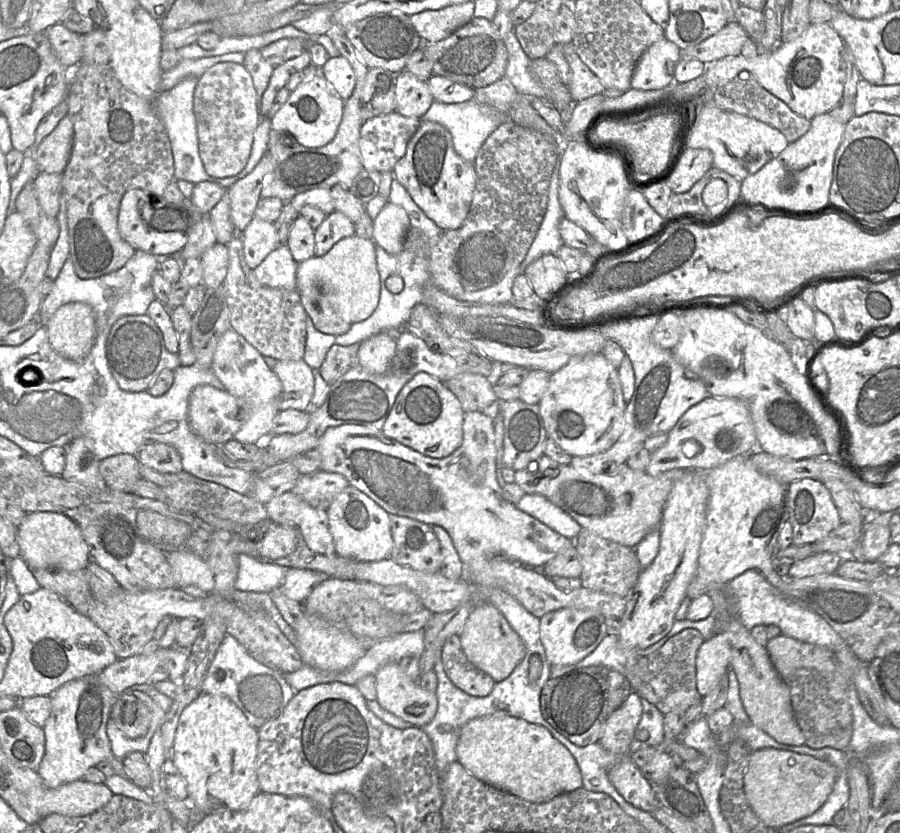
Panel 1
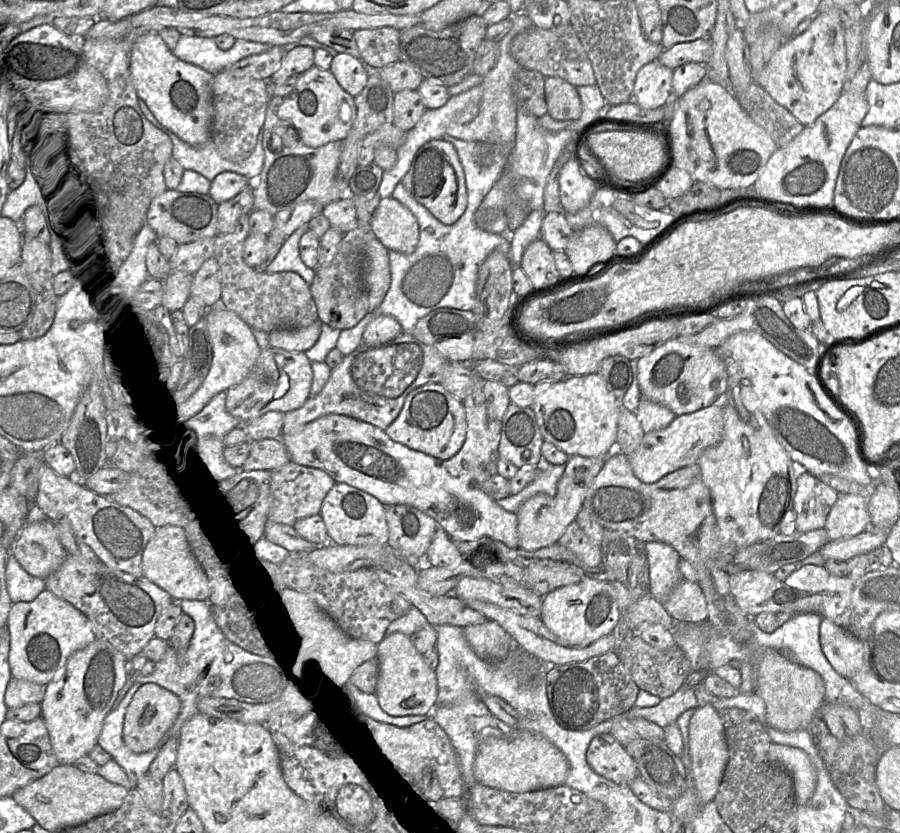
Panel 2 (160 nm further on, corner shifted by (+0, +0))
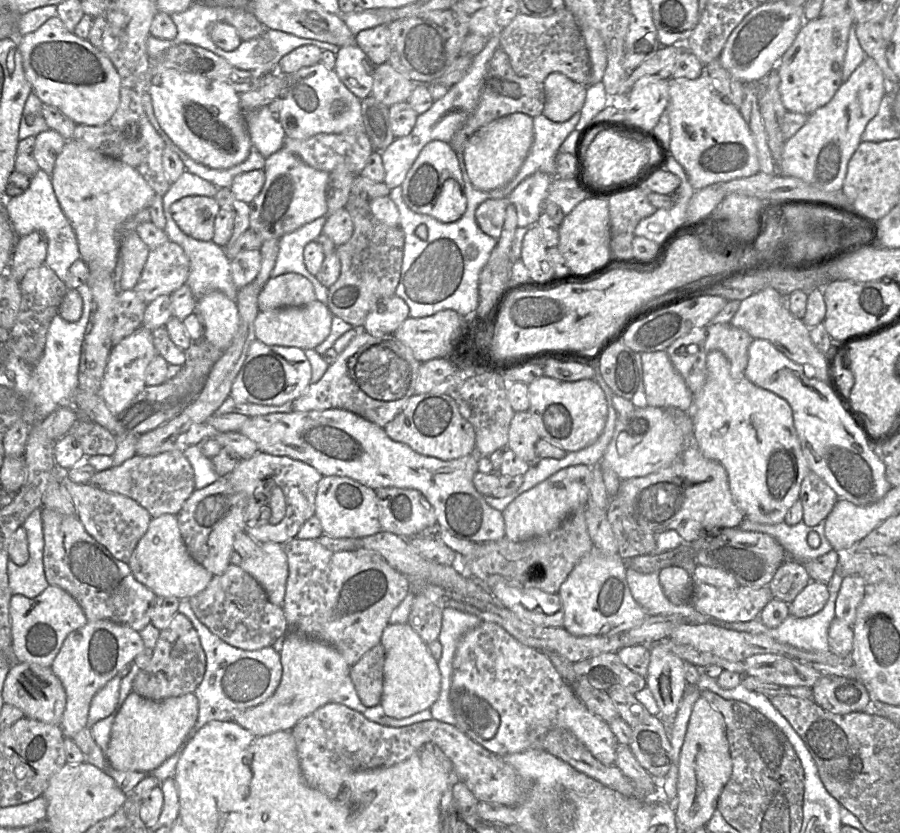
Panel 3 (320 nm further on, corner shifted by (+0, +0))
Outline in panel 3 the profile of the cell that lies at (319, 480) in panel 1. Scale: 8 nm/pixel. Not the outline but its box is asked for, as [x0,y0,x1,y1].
[226,452,323,545]

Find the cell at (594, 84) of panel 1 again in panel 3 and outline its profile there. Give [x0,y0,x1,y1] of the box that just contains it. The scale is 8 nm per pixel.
[500,8,589,86]

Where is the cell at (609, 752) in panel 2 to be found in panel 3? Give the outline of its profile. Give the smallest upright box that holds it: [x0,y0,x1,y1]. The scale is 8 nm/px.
[449,622,618,766]

